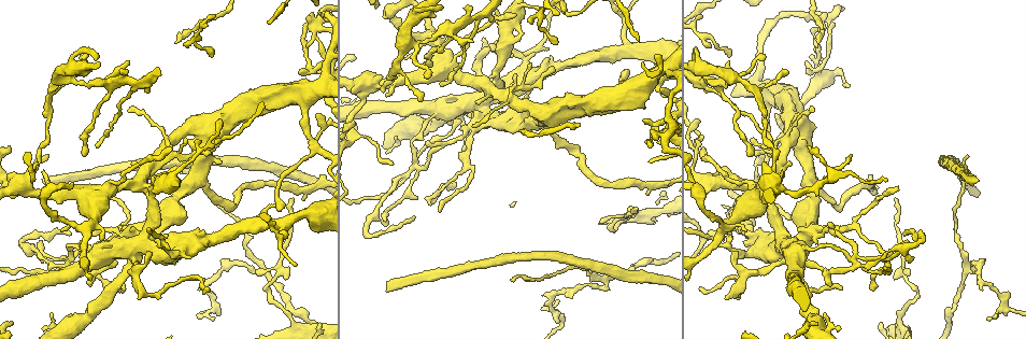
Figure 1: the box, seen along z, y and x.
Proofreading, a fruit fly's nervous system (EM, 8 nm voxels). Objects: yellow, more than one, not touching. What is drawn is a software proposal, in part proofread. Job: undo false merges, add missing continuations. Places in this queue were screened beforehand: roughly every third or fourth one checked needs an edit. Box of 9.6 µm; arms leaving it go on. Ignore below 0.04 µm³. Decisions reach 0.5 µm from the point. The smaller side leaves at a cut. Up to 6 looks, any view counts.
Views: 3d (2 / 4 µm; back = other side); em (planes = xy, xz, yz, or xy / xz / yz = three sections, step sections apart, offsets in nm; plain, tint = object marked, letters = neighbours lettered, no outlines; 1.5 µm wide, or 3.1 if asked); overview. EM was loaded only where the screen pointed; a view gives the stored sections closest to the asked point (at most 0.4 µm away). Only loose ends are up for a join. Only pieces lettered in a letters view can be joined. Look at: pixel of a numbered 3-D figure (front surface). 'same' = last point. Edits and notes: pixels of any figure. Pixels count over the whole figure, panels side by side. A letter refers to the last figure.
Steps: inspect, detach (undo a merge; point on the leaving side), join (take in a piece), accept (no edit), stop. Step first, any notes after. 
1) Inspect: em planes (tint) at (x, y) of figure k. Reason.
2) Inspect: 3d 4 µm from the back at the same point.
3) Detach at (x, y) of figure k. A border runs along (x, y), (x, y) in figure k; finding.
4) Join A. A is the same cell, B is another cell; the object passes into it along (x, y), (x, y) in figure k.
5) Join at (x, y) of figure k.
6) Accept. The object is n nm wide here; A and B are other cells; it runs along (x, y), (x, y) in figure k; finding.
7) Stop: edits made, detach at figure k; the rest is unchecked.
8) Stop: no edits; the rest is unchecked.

Inspect: 3d 4 µm at (227, 209) of figure 1. Abrupt turn.

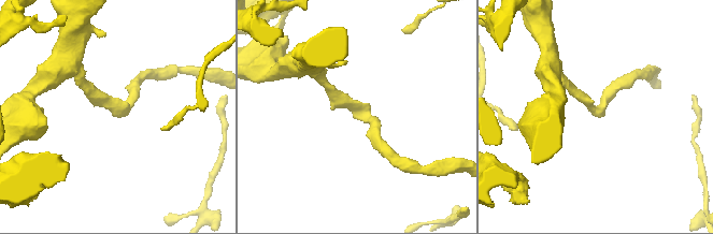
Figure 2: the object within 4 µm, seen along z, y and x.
Inspect: em planes (tint) at (356, 111) of figure 2.

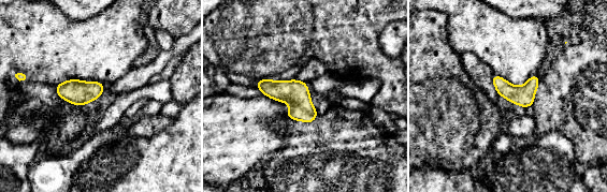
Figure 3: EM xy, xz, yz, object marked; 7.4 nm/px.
Inspect: em planes (letters) at the same point.

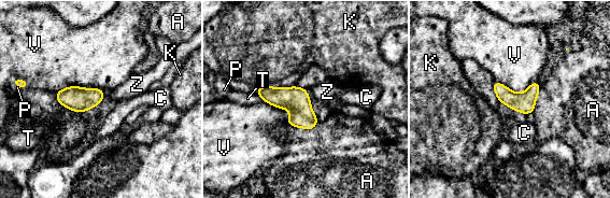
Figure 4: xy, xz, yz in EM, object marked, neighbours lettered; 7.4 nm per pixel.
Accept. A, C, K, P, T, V and Z are other cells; a border runs along (105, 93), (67, 86), (54, 95) in figure 4; one neuron here.

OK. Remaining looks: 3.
Inspect: 3d 2 µm at (129, 62) of figure 1. Thin end.

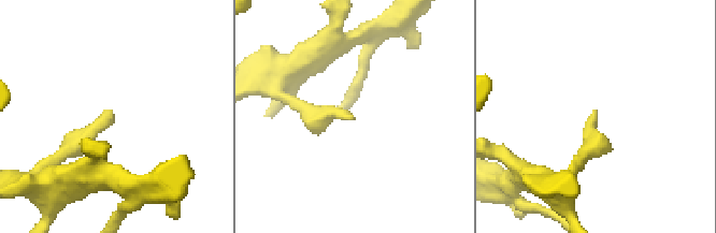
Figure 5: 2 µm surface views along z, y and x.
Inspect: em planes (letters) at (351, 113) of figure 5.

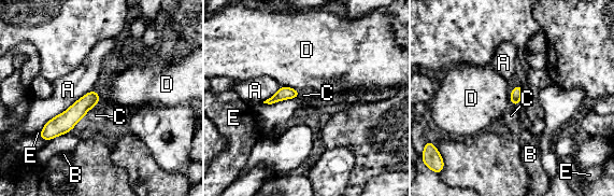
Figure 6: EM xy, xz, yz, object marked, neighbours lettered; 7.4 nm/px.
Accept. The longest contact is with A, 500 nm; A, B, C, D and E are other cells; a border runs along (281, 85), (296, 88), (299, 92) in figure 6; no lettered piece goes on from it.

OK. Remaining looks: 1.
Stop: no edits; the rest is unchecked.

